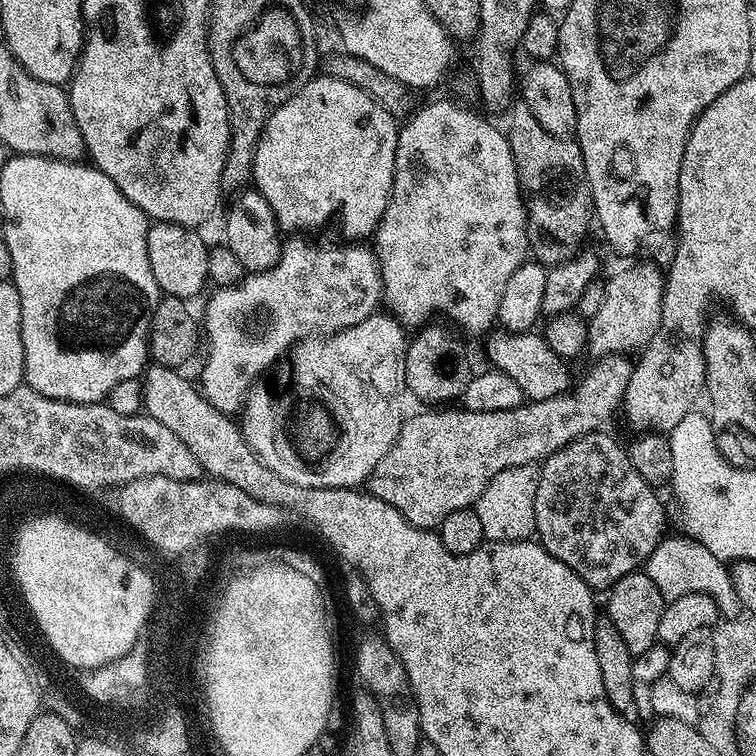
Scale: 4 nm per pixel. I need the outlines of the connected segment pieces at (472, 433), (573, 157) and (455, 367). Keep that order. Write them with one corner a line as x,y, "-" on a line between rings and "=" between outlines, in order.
624,354
605,356
597,359
595,363
593,363
596,365
589,370
584,381
582,381
577,388
575,385
575,387
571,389
570,394
546,398
545,400
525,402
518,408
511,408
510,410
494,410
493,412
474,412
471,410
465,410
465,412
440,412
444,410
428,410
432,412
420,412
417,416
410,417
409,420
407,417
400,425
400,433
394,442
394,446
390,446
390,450
382,459
380,459
378,466
367,481
367,491
371,492
372,495
379,498
382,502
393,504
393,506
406,517
408,523
416,528
435,529
442,522
442,518
446,518
446,514
450,514
454,510
473,507
482,492
486,490
488,480
494,478
499,471
506,470
507,467
522,466
524,463
537,463
543,461
545,457
553,456
558,449
566,447
571,440
577,440
580,436
588,436
591,432
601,431
601,429
605,427
604,423
606,423
615,412
618,412
618,409
621,407
624,399
624,391
628,385
628,377
630,375
630,360
628,364
628,359
629,357
=
522,99
513,101
505,119
504,133
514,154
521,189
525,192
531,255
545,266
561,264
581,249
580,242
584,238
588,218
592,216
592,192
580,144
569,137
544,130
=
429,322
408,340
408,349
404,352
406,362
407,391
413,392
420,400
429,400
429,405
440,406
443,400
452,400
455,396
465,395
470,384
470,371
464,356
460,353
460,344
443,328
440,322

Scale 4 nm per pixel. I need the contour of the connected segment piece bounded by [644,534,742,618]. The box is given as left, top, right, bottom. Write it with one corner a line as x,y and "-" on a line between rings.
686,534
667,535
645,560
644,571
658,586
665,601
676,600
682,595
700,592
711,595
721,617
734,618
741,615
742,609
737,592
732,587
731,573
716,555
711,554
699,540

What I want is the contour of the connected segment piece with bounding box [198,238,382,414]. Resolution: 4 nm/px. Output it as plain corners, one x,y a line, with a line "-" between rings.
288,238
283,241
278,262
270,270
254,272
245,275
243,280
229,288
216,288
213,296
204,304
204,320
202,316
202,348
204,352
204,365
200,368
200,380
198,387
204,393
204,397
214,405
216,409
225,414
239,413
246,403
246,397
252,391
256,380
267,368
272,368
280,359
287,357
297,344
309,338
331,338
338,332
344,332
350,326
361,324
366,317
377,311
382,300
380,290
380,265
376,263
376,253
371,247
363,248
360,242
344,242
341,248
323,248
320,244
307,244
304,238

